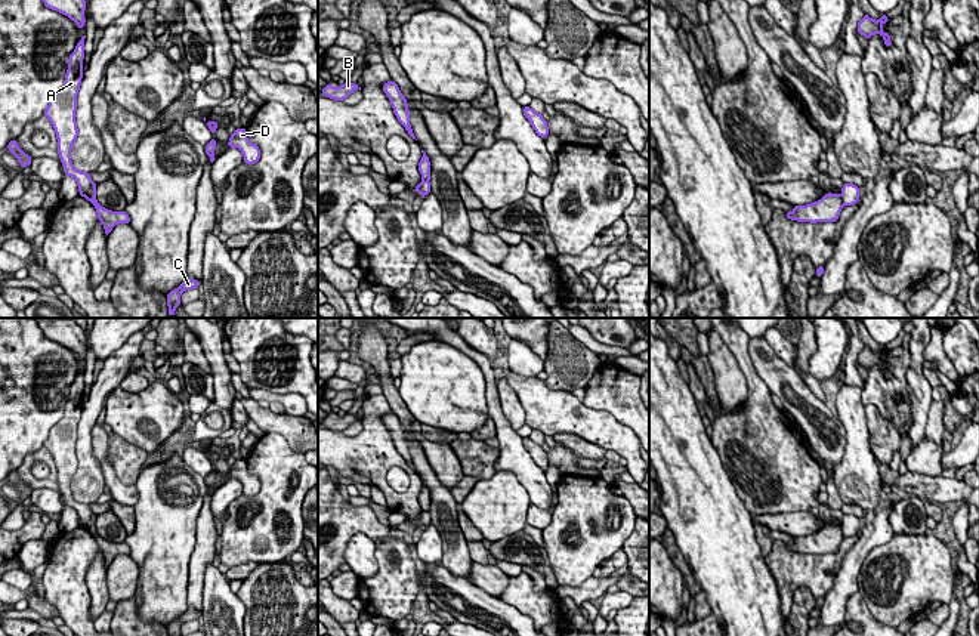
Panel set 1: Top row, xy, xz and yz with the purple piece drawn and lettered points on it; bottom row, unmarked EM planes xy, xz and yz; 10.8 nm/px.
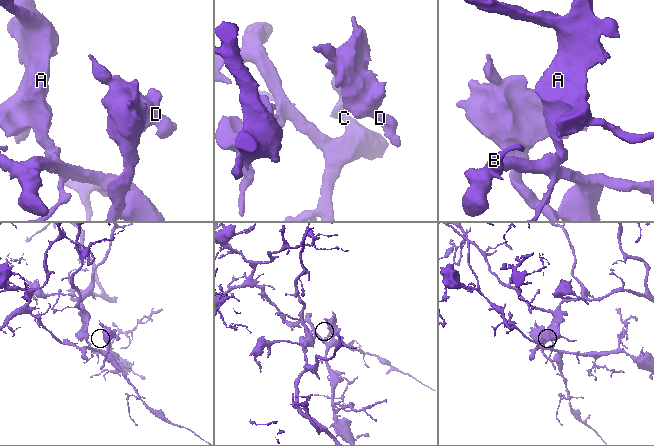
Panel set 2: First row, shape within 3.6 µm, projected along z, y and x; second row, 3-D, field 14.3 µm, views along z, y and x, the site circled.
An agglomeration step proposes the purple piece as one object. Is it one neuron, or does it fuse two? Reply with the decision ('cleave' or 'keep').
cleave

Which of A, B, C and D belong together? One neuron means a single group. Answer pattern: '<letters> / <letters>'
A / B C D

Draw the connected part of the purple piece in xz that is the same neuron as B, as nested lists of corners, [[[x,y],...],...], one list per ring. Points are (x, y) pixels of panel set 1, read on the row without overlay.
[[[346,413],[340,419],[333,419],[331,414],[327,414],[327,417],[321,422],[322,427],[327,427],[334,432],[343,432],[355,422],[361,422],[361,419],[356,414]]]

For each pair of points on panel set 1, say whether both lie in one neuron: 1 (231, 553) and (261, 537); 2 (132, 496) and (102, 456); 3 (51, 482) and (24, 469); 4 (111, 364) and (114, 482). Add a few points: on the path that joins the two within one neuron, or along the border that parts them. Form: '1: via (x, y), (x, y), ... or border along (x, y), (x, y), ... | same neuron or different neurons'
1: via (238, 546), (247, 537), (253, 537) | same neuron
2: via (120, 490), (111, 481), (107, 468) | same neuron
3: via (43, 482), (34, 482), (28, 476) | same neuron
4: border along (90, 441), (105, 484) | different neurons

